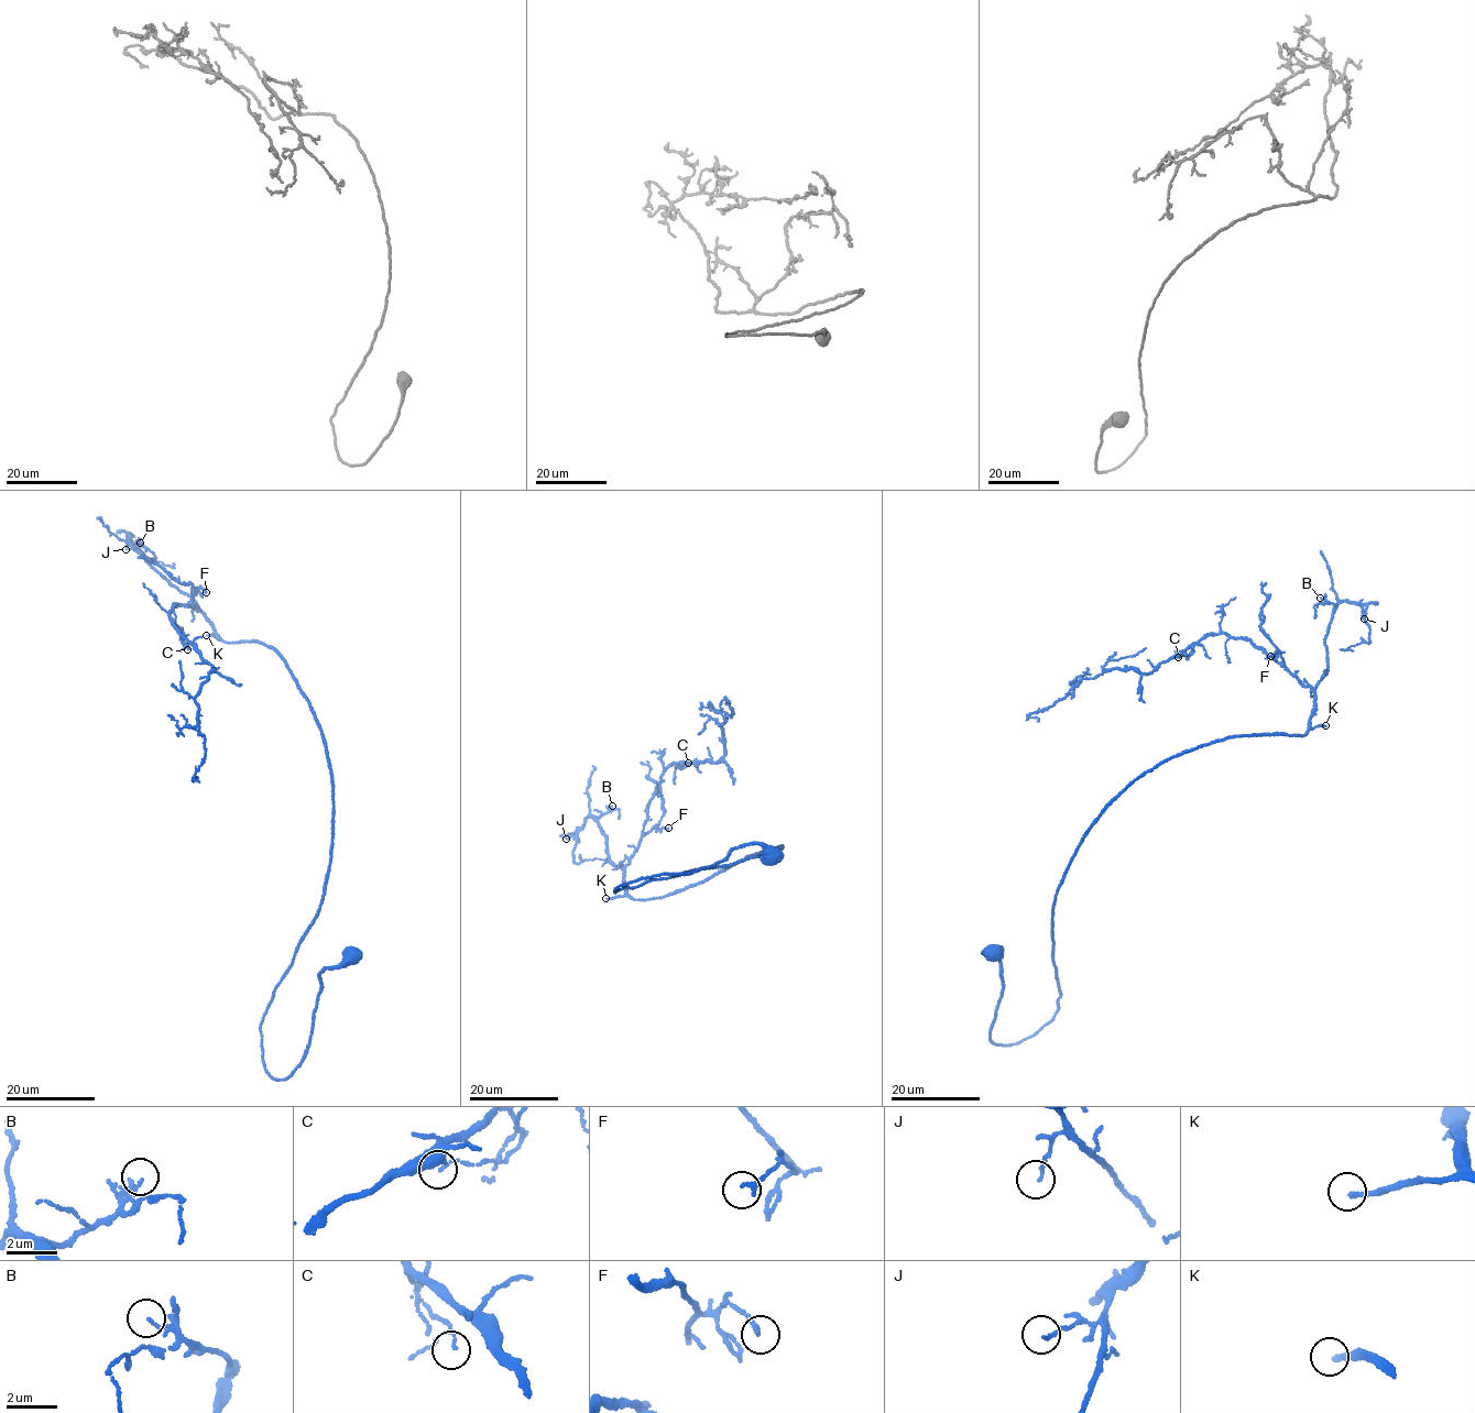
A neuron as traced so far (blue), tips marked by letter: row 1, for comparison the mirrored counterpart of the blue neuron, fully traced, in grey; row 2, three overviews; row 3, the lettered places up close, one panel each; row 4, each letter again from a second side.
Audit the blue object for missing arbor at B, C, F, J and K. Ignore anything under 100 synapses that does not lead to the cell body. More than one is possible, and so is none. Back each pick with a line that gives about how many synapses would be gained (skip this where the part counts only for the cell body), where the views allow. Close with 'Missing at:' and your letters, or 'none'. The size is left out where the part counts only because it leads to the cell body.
K: Roughly 190 synapses
Missing at: K

